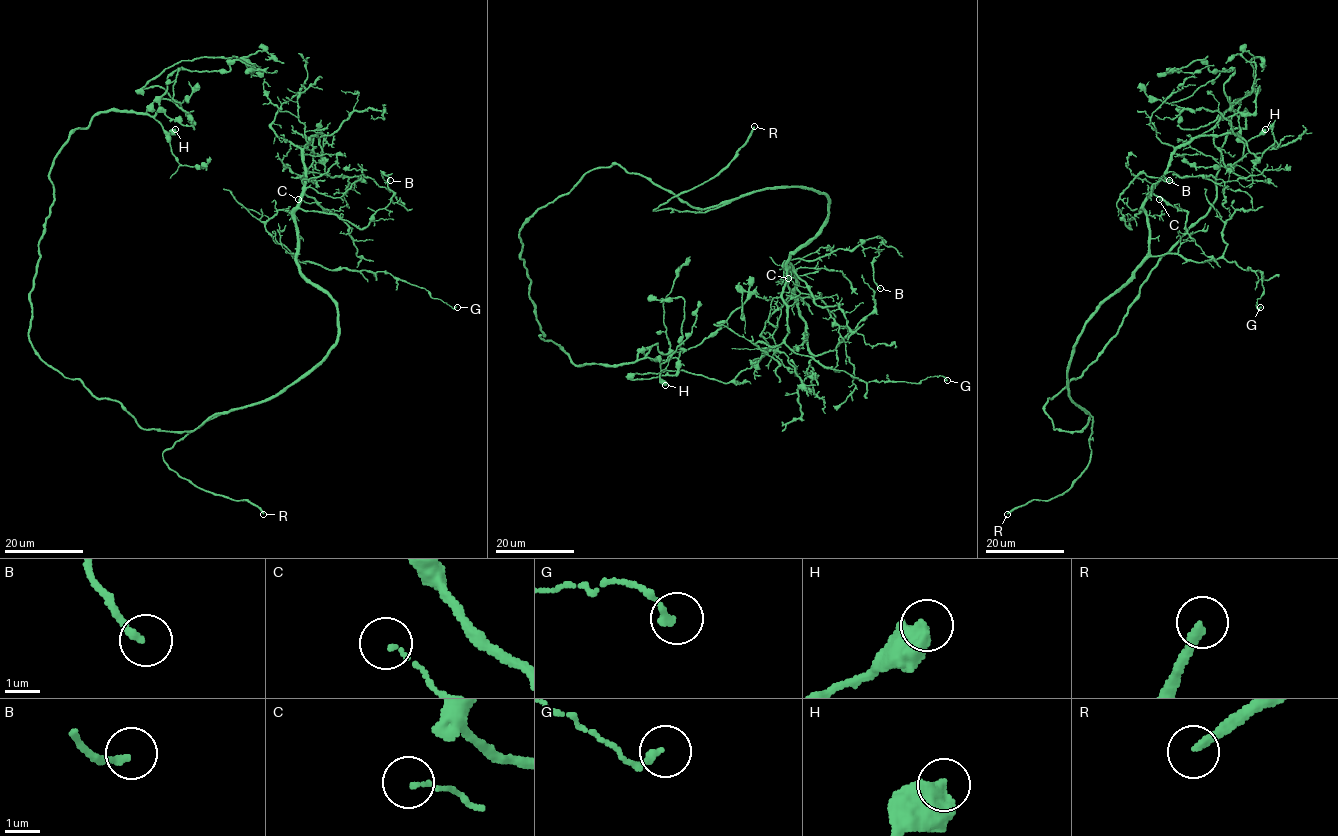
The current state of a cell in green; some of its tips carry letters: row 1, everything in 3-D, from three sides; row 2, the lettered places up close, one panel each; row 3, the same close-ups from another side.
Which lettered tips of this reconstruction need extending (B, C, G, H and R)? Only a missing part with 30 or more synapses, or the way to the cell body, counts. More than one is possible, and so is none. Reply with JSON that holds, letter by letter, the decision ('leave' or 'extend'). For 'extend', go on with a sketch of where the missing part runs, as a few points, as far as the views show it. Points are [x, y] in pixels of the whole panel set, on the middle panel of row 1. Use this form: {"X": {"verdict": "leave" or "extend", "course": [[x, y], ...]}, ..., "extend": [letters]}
{"B": {"verdict": "leave"}, "C": {"verdict": "leave"}, "G": {"verdict": "leave"}, "H": {"verdict": "leave"}, "R": {"verdict": "extend", "course": [[754, 126], [762, 114], [764, 102], [772, 97]]}, "extend": ["R"]}

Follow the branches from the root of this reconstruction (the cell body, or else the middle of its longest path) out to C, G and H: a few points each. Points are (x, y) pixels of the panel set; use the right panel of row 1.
C: (1058, 392), (1053, 428), (1080, 431), (1073, 345), (1147, 255), (1143, 204), (1159, 199)
G: (1058, 392), (1053, 428), (1080, 431), (1073, 345), (1150, 256), (1262, 271), (1260, 307)
H: (1058, 392), (1208, 211), (1221, 147), (1245, 127), (1239, 117), (1244, 143), (1265, 129)

